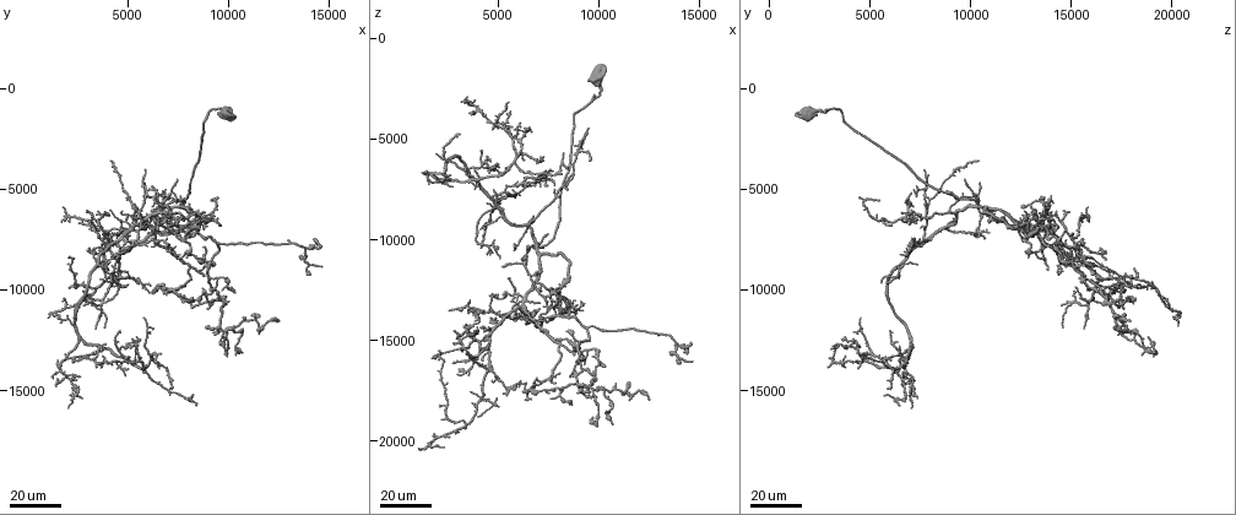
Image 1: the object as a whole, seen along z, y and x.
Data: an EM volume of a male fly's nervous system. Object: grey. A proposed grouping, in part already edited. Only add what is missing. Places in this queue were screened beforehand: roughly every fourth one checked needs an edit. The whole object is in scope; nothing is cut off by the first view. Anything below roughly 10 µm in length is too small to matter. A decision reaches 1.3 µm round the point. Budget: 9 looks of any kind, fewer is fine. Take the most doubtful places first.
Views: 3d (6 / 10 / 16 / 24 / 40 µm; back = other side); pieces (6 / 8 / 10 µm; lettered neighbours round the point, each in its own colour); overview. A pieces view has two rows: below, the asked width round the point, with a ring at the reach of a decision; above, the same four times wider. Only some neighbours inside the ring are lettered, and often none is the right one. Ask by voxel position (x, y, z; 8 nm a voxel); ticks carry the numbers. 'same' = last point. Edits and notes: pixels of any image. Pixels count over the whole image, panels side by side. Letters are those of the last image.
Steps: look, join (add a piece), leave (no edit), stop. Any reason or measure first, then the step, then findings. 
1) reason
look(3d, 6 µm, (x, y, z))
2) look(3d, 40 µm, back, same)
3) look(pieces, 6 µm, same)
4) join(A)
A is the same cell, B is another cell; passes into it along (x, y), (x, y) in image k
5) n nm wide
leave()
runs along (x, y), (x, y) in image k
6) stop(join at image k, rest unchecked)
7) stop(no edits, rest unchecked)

an open end
look(3d, 40 µm, (8800, 9300, 15600))

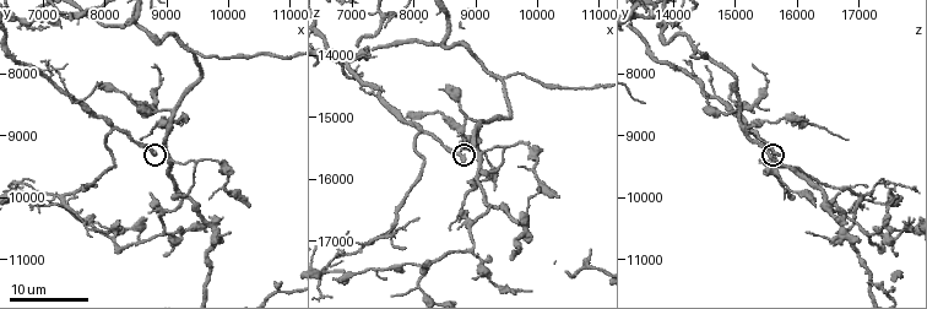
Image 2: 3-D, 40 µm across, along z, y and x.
closer look
look(3d, 6 µm, (8800, 9250, 15750))

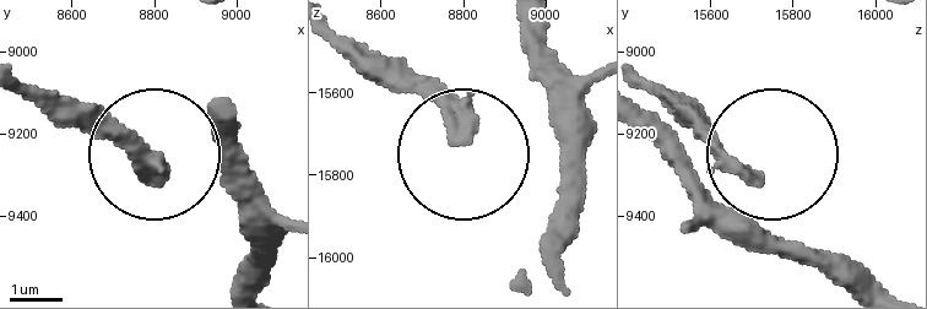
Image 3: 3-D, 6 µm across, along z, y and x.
look(pieces, 8 µm, (8805, 9315, 15705))

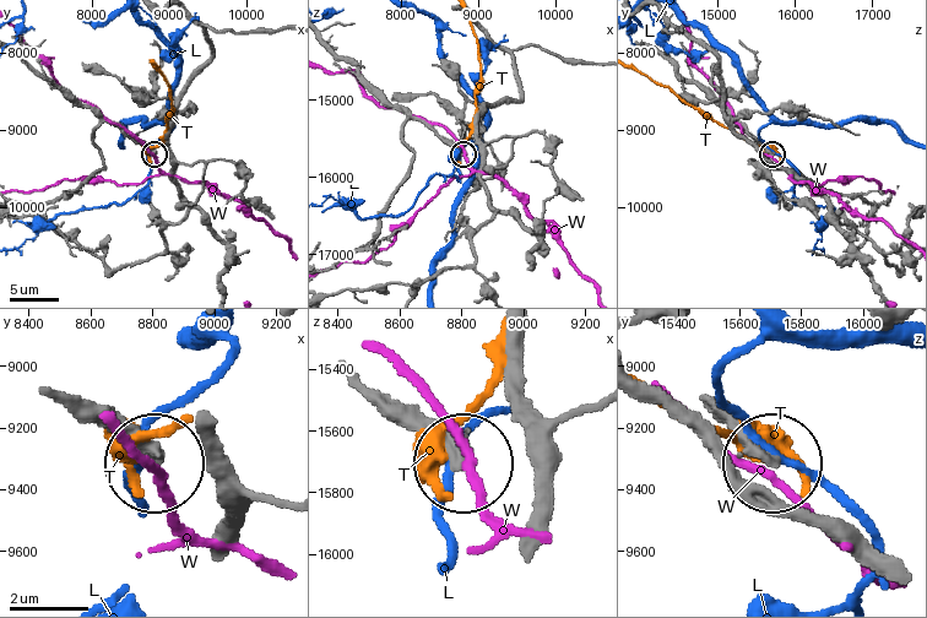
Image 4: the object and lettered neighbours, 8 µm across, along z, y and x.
280 nm wide
leave()
L, T and W are other cells; runs along (704, 397), (768, 460) in image 4; no lettered piece goes on from it

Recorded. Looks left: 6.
long arm stops here
look(3d, 40 µm, (14500, 8900, 16000))

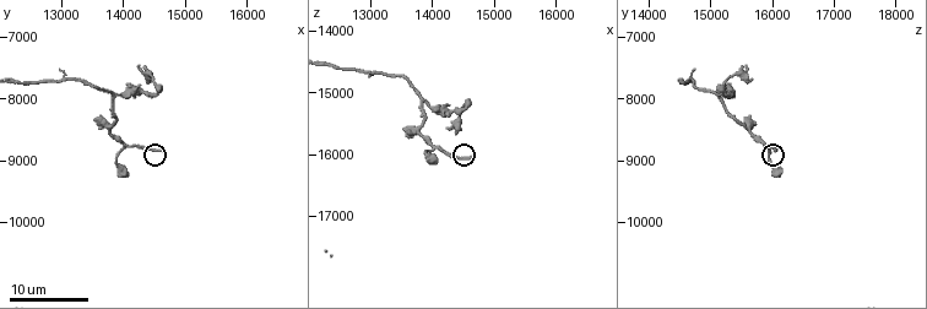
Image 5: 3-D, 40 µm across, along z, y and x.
what lies round it
look(pieces, 8 µm, (14650, 8850, 16050))

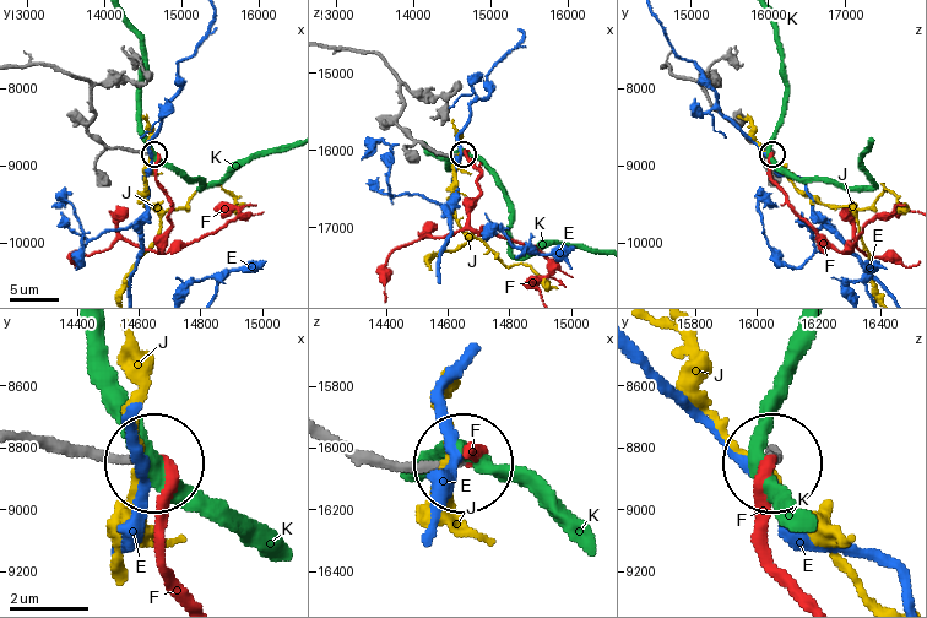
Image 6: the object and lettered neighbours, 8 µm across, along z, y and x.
join(F)
F is the same cell, E, J and K are other cells; passes into it along (48, 443), (95, 459), (157, 462), (164, 568), (184, 597) in image 6; it goes on there

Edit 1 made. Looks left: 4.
see it whole again
look(overview)

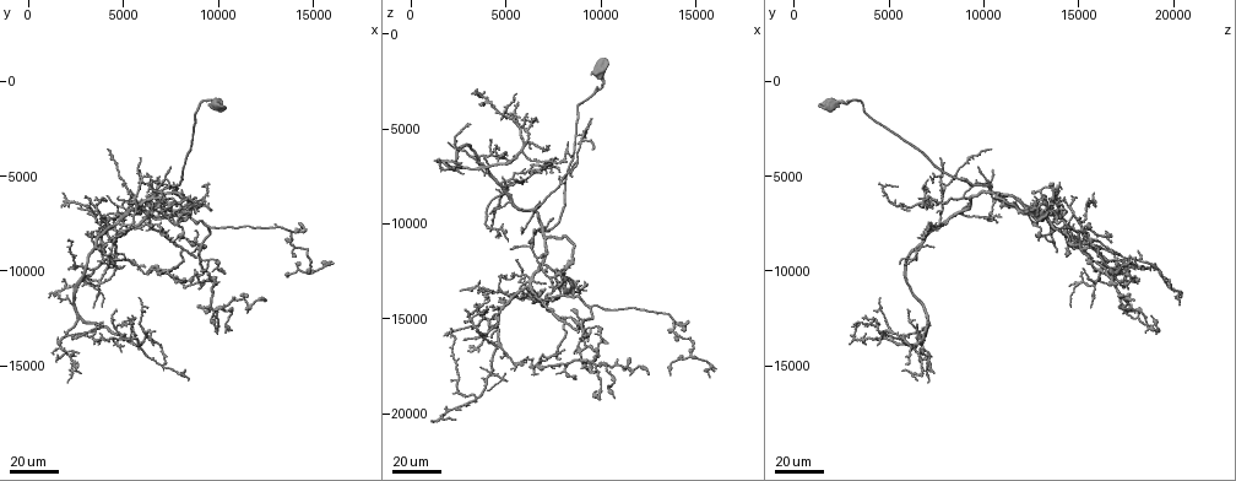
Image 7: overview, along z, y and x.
end of a long branch
look(3d, 40 µm, (12500, 11500, 17800))

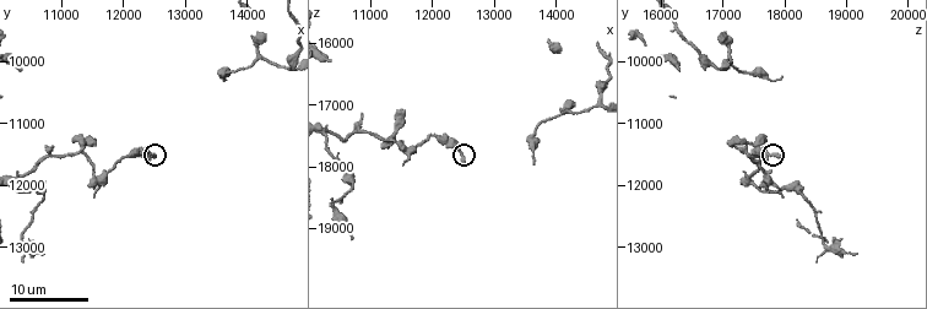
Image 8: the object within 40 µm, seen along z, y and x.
look(pieces, 8 µm, (12500, 11500, 17950))

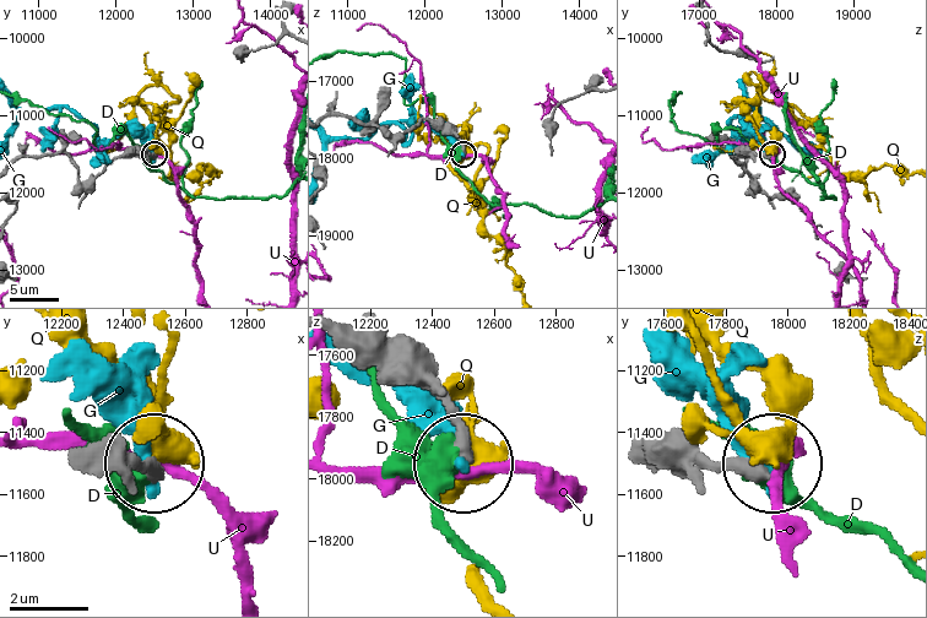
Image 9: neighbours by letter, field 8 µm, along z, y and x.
340 nm wide
leave()
D, G, Q and U are other cells; none of them fits

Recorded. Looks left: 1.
stop(join at image 6, rest unchecked)

